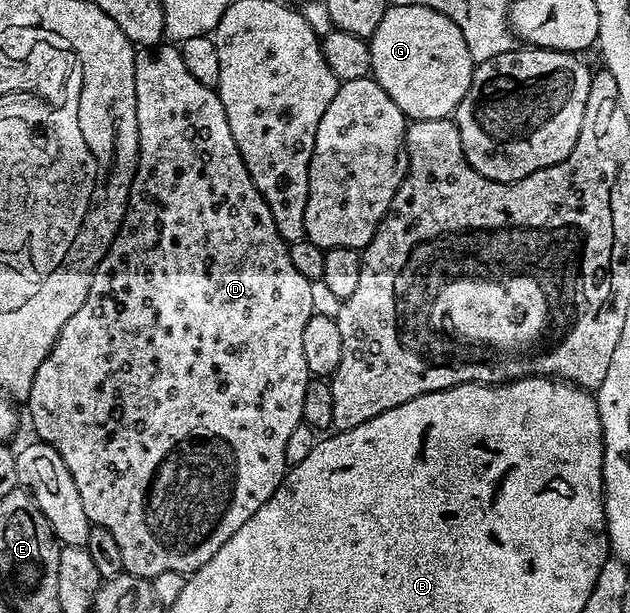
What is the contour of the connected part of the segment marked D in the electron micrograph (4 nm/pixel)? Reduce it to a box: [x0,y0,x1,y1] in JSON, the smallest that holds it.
[28,42,315,578]

